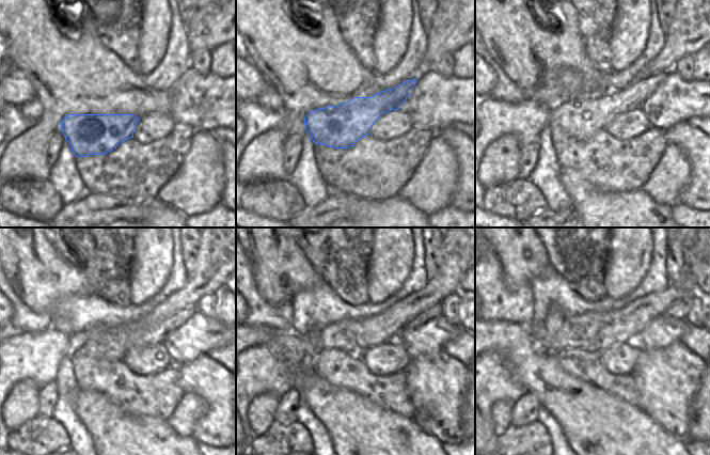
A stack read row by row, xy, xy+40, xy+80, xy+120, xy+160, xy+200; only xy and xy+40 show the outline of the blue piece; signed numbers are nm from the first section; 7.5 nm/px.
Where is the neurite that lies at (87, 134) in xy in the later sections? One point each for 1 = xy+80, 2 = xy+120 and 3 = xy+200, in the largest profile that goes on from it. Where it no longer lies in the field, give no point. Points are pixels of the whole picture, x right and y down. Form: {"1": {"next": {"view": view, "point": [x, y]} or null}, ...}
{"1": {"next": {"view": "xy+80", "point": [583, 115]}}, "2": {"next": {"view": "xy+120", "point": [111, 343]}}, "3": {"next": {"view": "xy+200", "point": [680, 309]}}}

